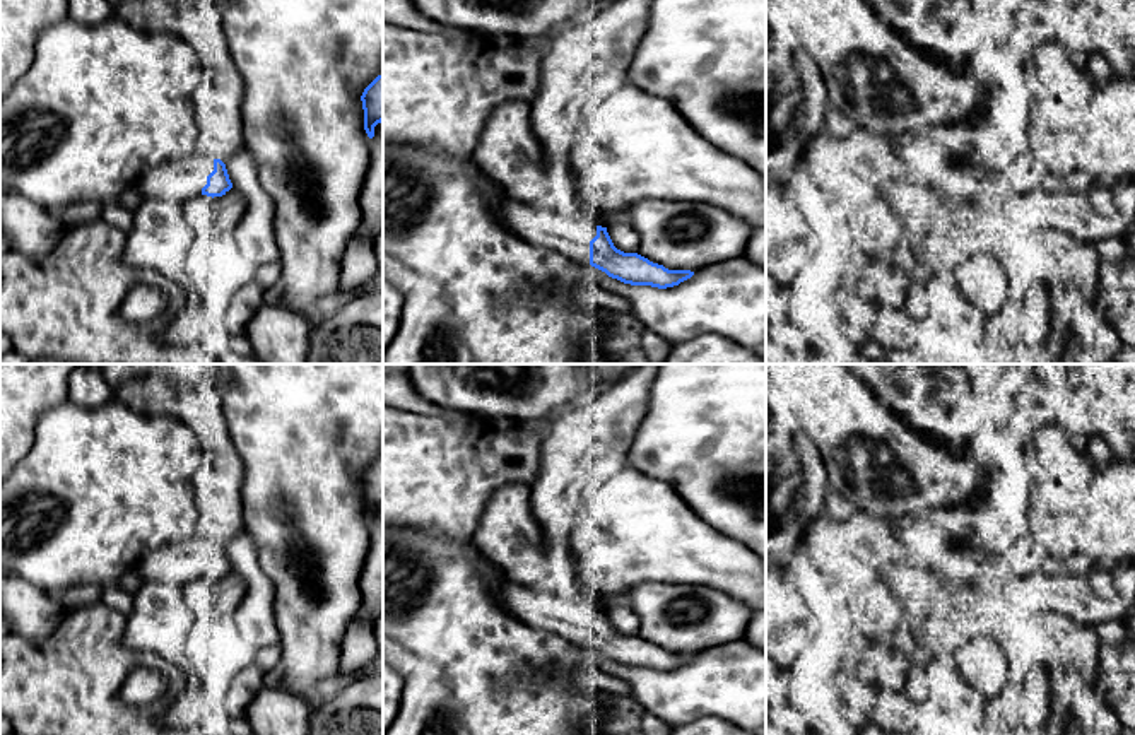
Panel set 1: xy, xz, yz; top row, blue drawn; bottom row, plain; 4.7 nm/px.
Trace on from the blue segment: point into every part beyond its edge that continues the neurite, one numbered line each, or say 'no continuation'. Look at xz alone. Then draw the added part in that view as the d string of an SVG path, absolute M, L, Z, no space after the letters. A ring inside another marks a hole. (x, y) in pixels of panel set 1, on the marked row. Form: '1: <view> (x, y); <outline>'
1: xz (547, 229); M485 179L485 186L496 215L511 232L537 248L590 265L590 241L597 236L593 219L564 217L554 210L535 209L508 197L491 179Z

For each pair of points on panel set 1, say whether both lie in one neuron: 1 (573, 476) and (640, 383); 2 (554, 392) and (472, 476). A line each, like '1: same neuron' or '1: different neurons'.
1: same neuron
2: different neurons

